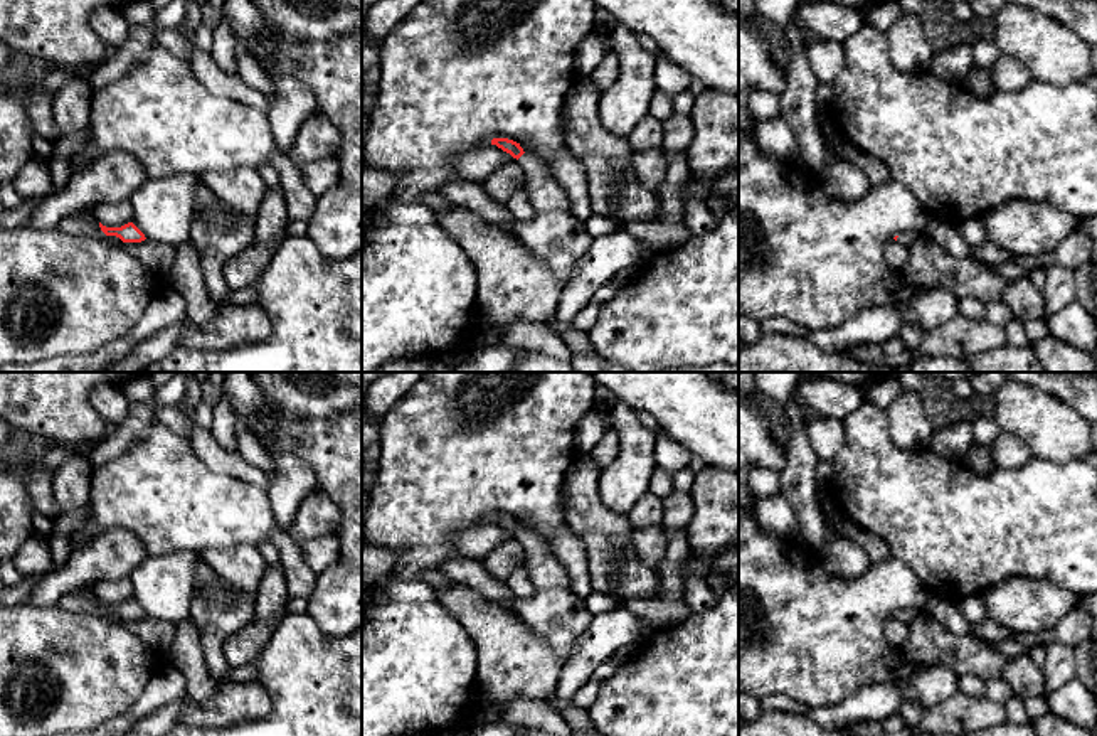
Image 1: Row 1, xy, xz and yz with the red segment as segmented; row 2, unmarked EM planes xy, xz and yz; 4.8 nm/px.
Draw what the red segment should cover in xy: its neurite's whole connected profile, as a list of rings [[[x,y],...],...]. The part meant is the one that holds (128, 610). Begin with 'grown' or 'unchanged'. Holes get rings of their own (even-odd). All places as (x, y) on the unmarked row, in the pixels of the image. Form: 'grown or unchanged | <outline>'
unchanged | [[[99,600],[99,605],[106,613],[116,613],[123,620],[141,620],[146,616],[145,611],[133,600],[128,600],[121,605],[106,605]]]

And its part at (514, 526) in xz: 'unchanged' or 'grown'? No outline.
grown

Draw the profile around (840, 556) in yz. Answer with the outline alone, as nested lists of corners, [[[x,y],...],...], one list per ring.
[[[829,536],[819,554],[828,573],[848,579],[861,576],[872,564],[861,546],[841,536]]]

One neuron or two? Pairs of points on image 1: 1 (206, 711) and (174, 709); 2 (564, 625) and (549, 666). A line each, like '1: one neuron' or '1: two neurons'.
1: two neurons
2: two neurons

